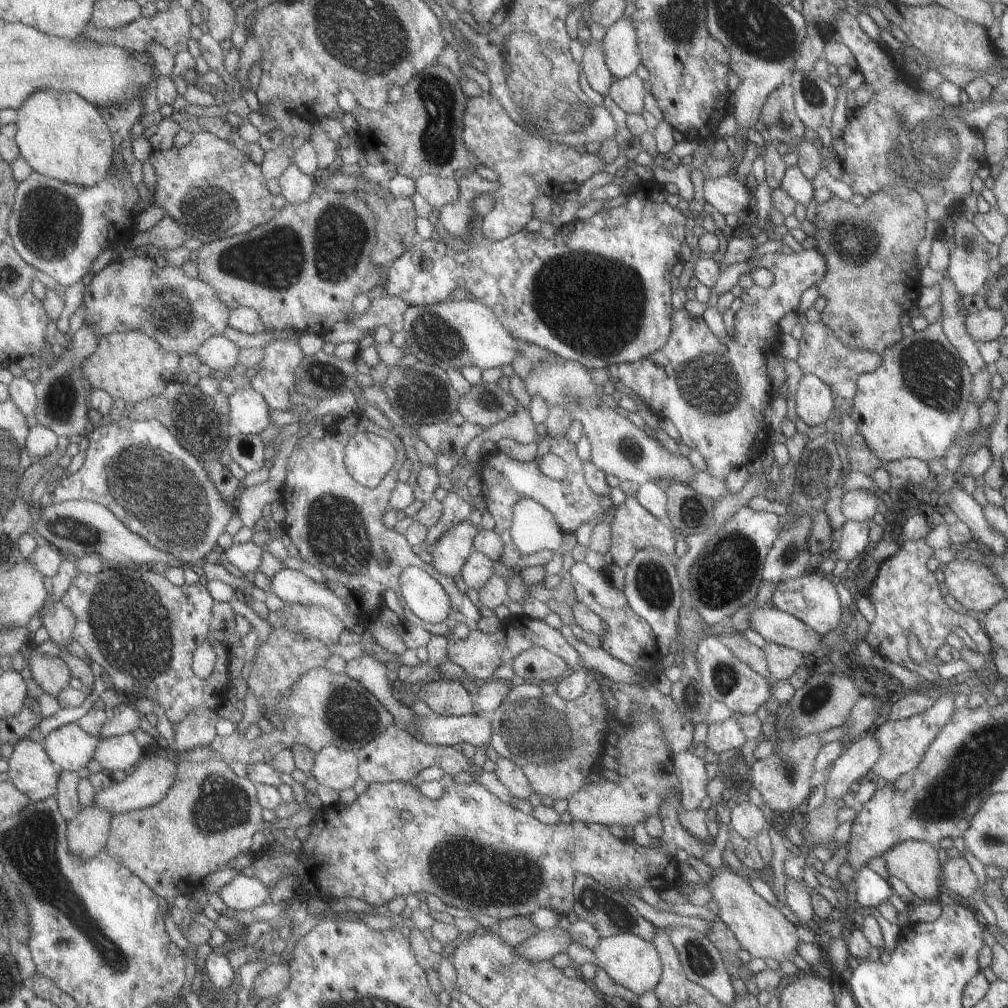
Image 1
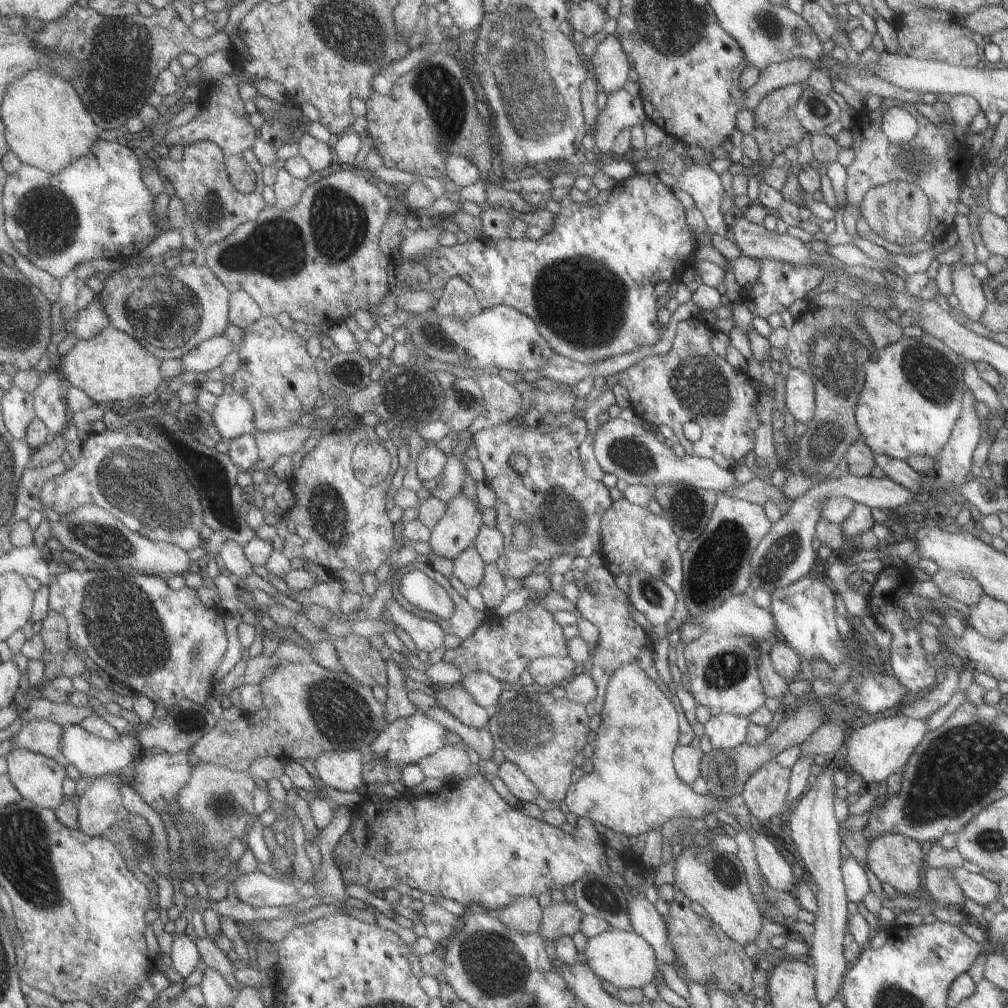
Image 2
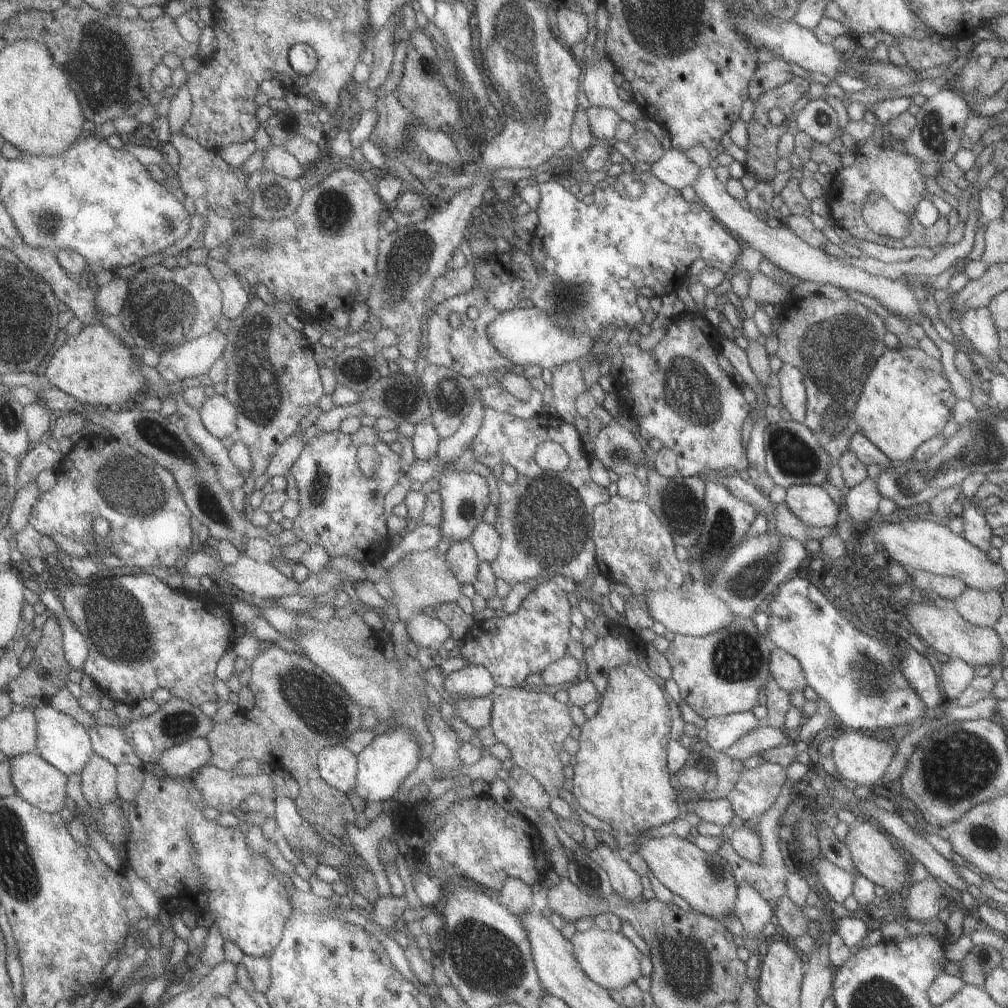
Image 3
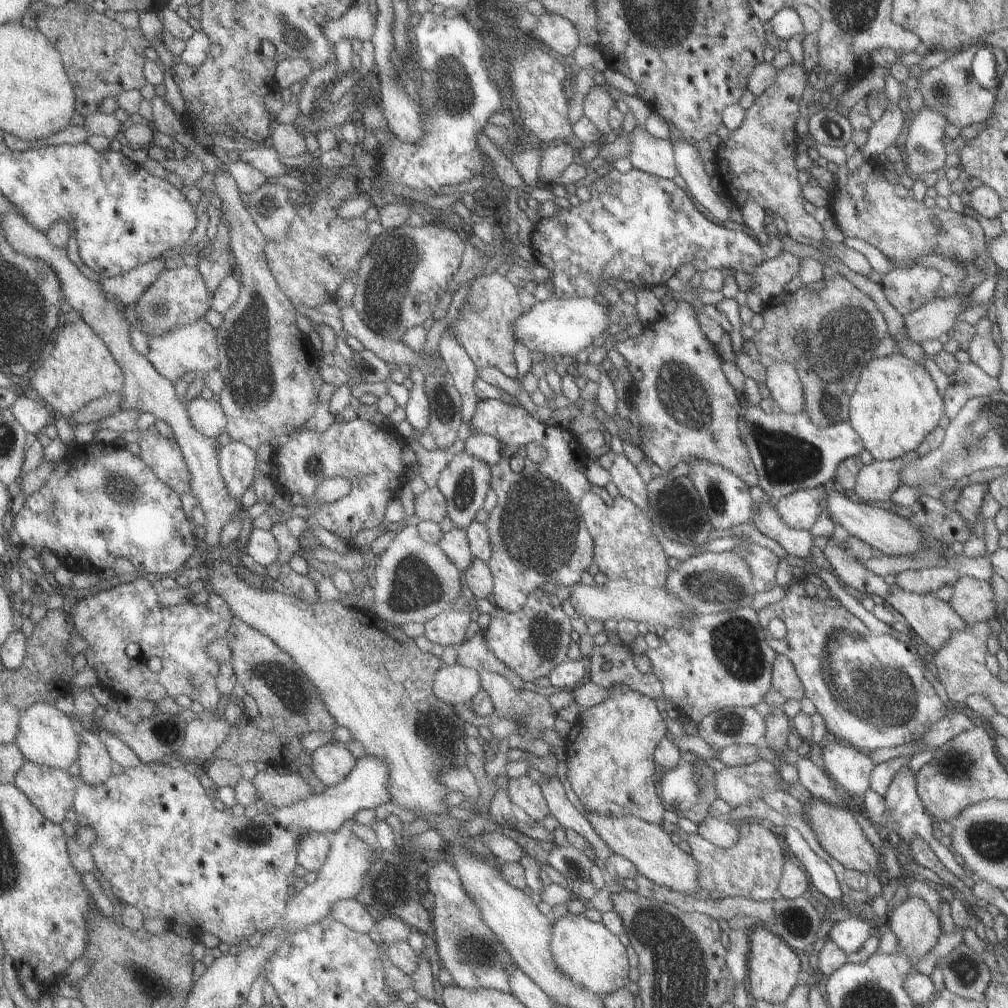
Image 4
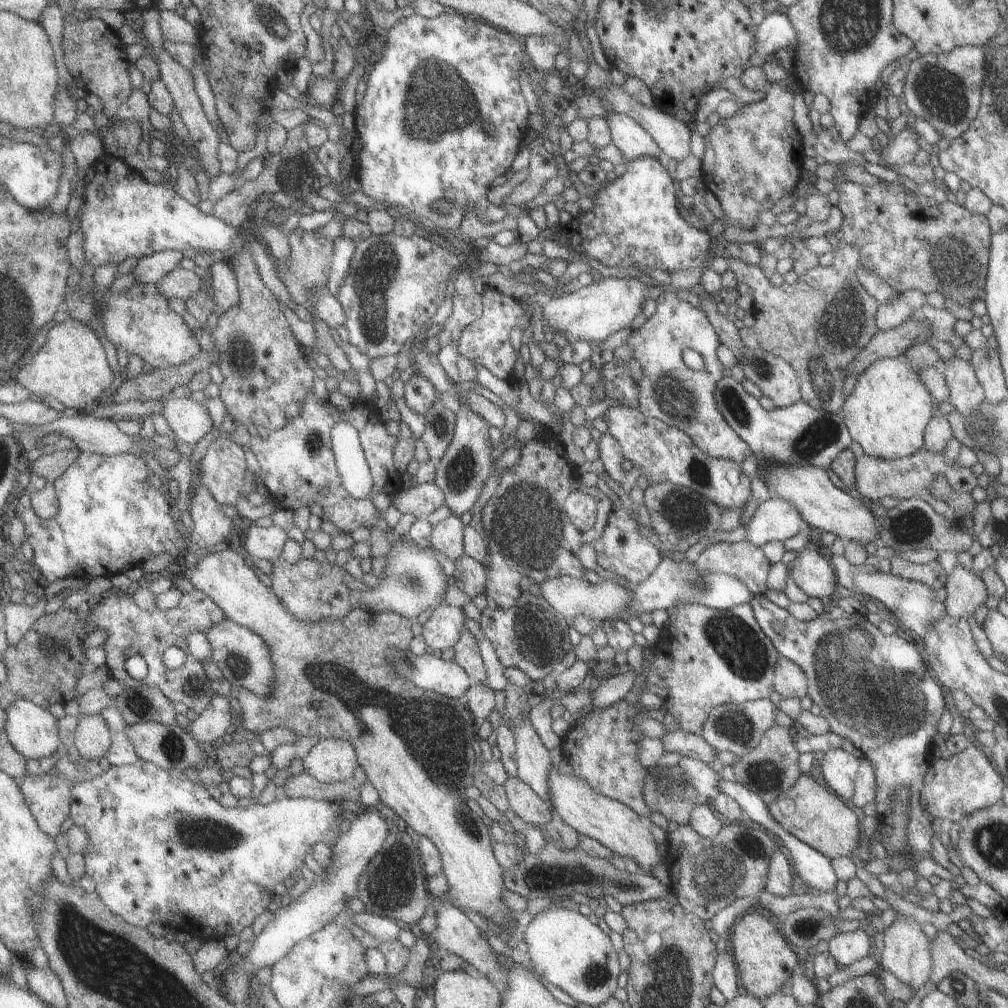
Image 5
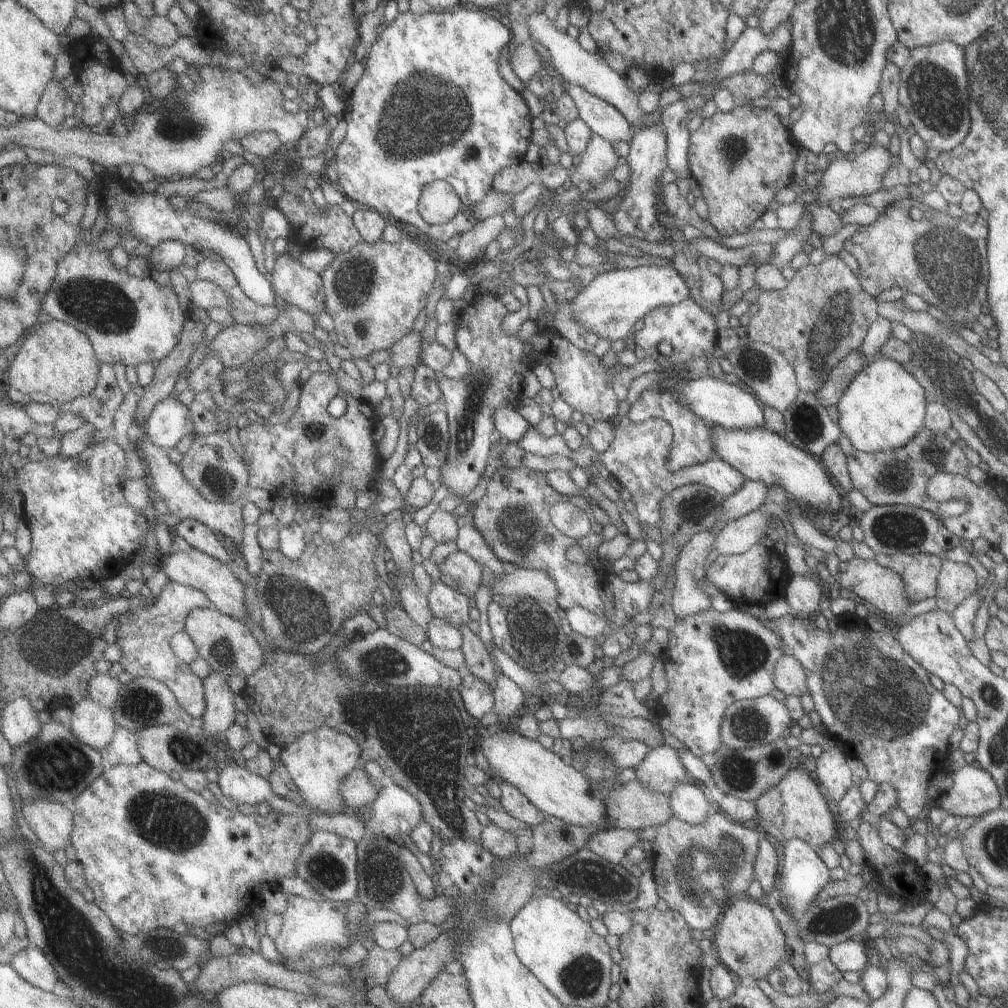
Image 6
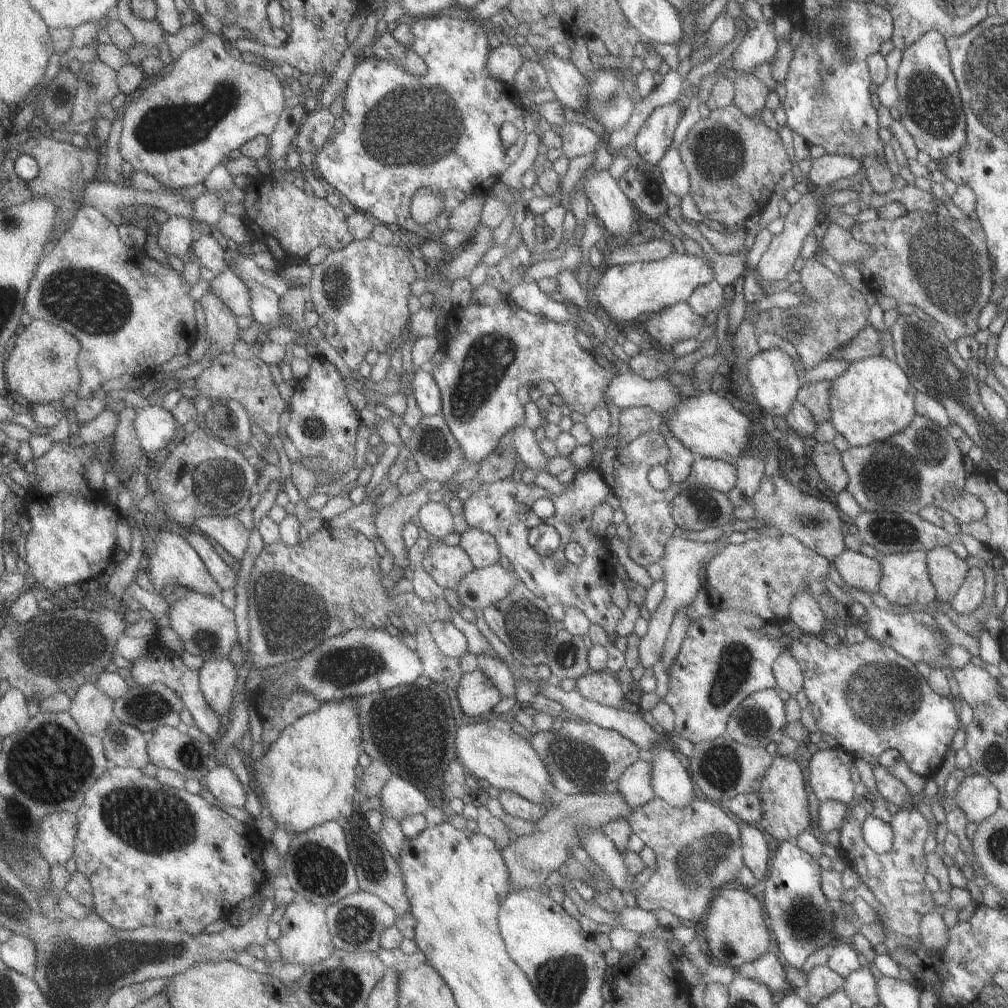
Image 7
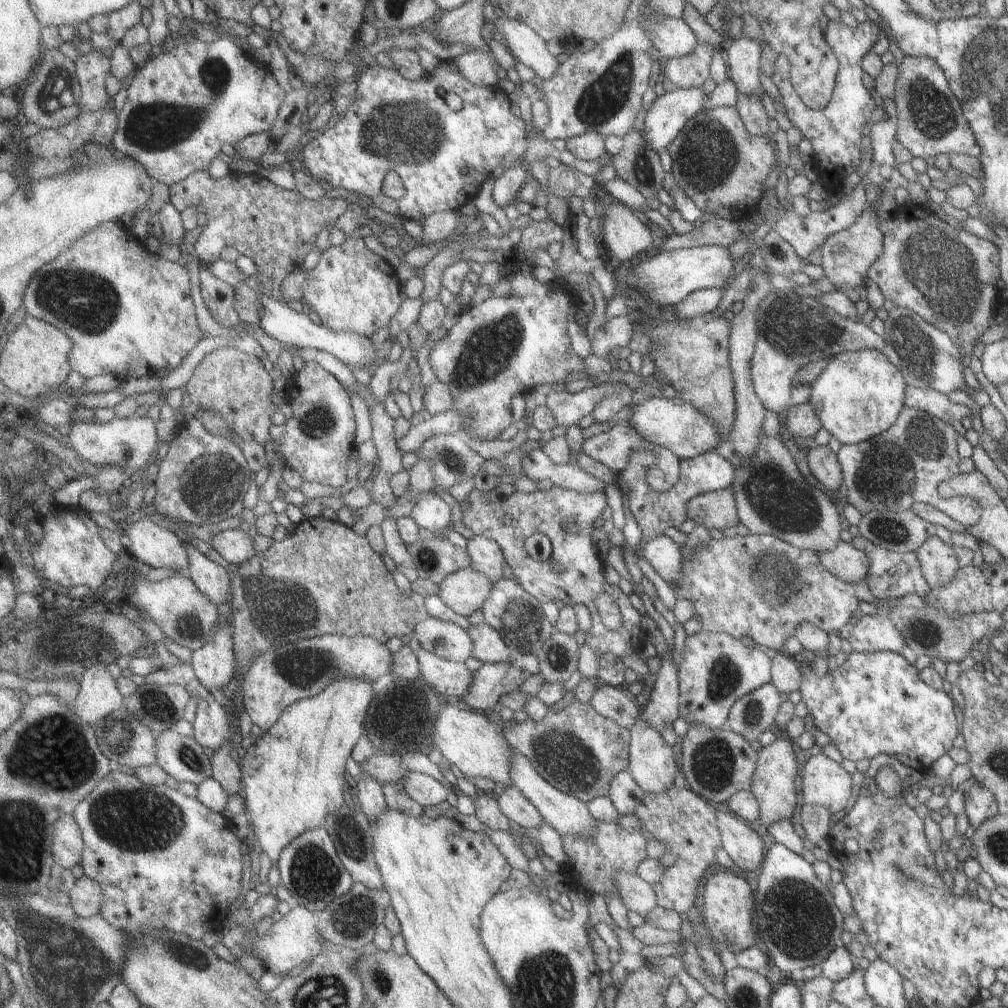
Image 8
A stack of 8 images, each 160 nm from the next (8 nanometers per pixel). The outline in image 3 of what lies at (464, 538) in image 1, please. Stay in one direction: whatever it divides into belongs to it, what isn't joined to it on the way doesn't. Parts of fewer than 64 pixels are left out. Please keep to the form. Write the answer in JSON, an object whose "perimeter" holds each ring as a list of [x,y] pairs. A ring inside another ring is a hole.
{"perimeter":[[[444,469],[437,475],[440,481],[439,493],[443,502],[443,520],[440,526],[443,536],[449,541],[464,541],[475,533],[479,524],[483,522],[483,512],[487,510],[487,506],[491,504],[489,500],[489,484],[488,478],[484,478],[472,471],[459,472],[451,469]]]}

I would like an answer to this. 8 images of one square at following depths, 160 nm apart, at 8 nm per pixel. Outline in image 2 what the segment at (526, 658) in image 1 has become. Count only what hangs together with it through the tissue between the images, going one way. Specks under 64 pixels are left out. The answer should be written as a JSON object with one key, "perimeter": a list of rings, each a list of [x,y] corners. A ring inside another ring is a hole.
{"perimeter":[[[569,656],[539,657],[526,666],[527,674],[542,689],[545,687],[561,685],[571,678],[576,663]]]}

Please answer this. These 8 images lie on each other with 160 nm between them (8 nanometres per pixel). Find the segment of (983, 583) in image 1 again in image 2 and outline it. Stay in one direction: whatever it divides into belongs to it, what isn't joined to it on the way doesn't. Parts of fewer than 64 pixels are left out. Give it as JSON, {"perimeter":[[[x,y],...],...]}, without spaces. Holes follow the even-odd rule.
{"perimeter":[[[938,569],[930,577],[941,595],[968,607],[979,602],[979,598],[983,597],[984,593],[979,588],[979,584],[973,578],[967,578],[961,573],[953,574],[953,572]]]}

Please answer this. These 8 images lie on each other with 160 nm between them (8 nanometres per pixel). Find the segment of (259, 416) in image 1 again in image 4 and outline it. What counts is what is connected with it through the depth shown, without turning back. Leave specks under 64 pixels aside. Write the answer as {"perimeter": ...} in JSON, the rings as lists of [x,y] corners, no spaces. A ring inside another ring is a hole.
{"perimeter":[[[198,397],[187,400],[187,414],[193,426],[207,438],[219,438],[223,432],[227,433],[227,416],[217,400],[204,400]]]}

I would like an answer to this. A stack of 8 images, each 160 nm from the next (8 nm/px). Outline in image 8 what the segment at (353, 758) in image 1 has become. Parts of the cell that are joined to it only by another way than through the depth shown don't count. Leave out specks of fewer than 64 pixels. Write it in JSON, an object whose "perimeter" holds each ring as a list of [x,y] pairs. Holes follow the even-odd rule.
{"perimeter":[[[338,679],[316,697],[291,705],[265,734],[246,749],[242,760],[242,790],[245,810],[254,826],[259,846],[274,865],[286,846],[300,834],[321,827],[330,814],[345,804],[347,760],[366,732],[370,704],[375,696],[373,684],[359,679]]]}

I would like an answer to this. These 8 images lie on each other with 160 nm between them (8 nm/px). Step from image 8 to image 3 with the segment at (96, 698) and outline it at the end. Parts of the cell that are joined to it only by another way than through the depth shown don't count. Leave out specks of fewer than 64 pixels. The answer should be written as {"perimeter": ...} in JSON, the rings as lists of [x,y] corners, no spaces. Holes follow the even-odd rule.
{"perimeter":[[[93,754],[81,770],[82,795],[89,806],[105,808],[117,796],[117,768],[101,756]]]}

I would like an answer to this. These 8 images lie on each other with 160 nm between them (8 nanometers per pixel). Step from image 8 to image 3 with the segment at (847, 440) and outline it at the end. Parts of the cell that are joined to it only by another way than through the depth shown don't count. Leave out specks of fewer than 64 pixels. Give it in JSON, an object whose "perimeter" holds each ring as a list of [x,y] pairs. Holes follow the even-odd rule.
{"perimeter":[[[900,343],[896,348],[887,347],[871,366],[855,402],[852,422],[890,463],[907,461],[921,442],[942,432],[955,400],[940,360]]]}

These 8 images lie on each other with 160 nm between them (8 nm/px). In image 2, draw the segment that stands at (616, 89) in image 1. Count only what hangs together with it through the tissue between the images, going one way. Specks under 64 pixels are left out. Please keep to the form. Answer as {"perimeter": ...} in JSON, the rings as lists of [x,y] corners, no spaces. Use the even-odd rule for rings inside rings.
{"perimeter":[[[623,88],[607,94],[607,102],[596,115],[595,151],[607,153],[617,134],[627,127],[641,125],[646,116],[638,98],[629,96]]]}

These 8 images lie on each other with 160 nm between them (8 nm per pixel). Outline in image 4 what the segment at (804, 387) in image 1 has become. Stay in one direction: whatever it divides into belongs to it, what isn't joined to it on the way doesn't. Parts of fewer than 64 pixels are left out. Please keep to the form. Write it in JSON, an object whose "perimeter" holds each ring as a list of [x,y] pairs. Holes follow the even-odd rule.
{"perimeter":[[[771,362],[764,369],[763,384],[775,409],[785,413],[801,412],[803,394],[795,368],[788,363]]]}

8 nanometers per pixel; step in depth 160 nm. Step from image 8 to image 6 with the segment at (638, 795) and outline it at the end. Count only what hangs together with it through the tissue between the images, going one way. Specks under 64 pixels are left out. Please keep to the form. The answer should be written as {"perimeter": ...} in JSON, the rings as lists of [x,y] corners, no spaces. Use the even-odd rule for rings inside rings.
{"perimeter":[[[669,745],[650,749],[633,768],[635,780],[656,793],[668,793],[679,783],[692,782],[676,750]]]}

